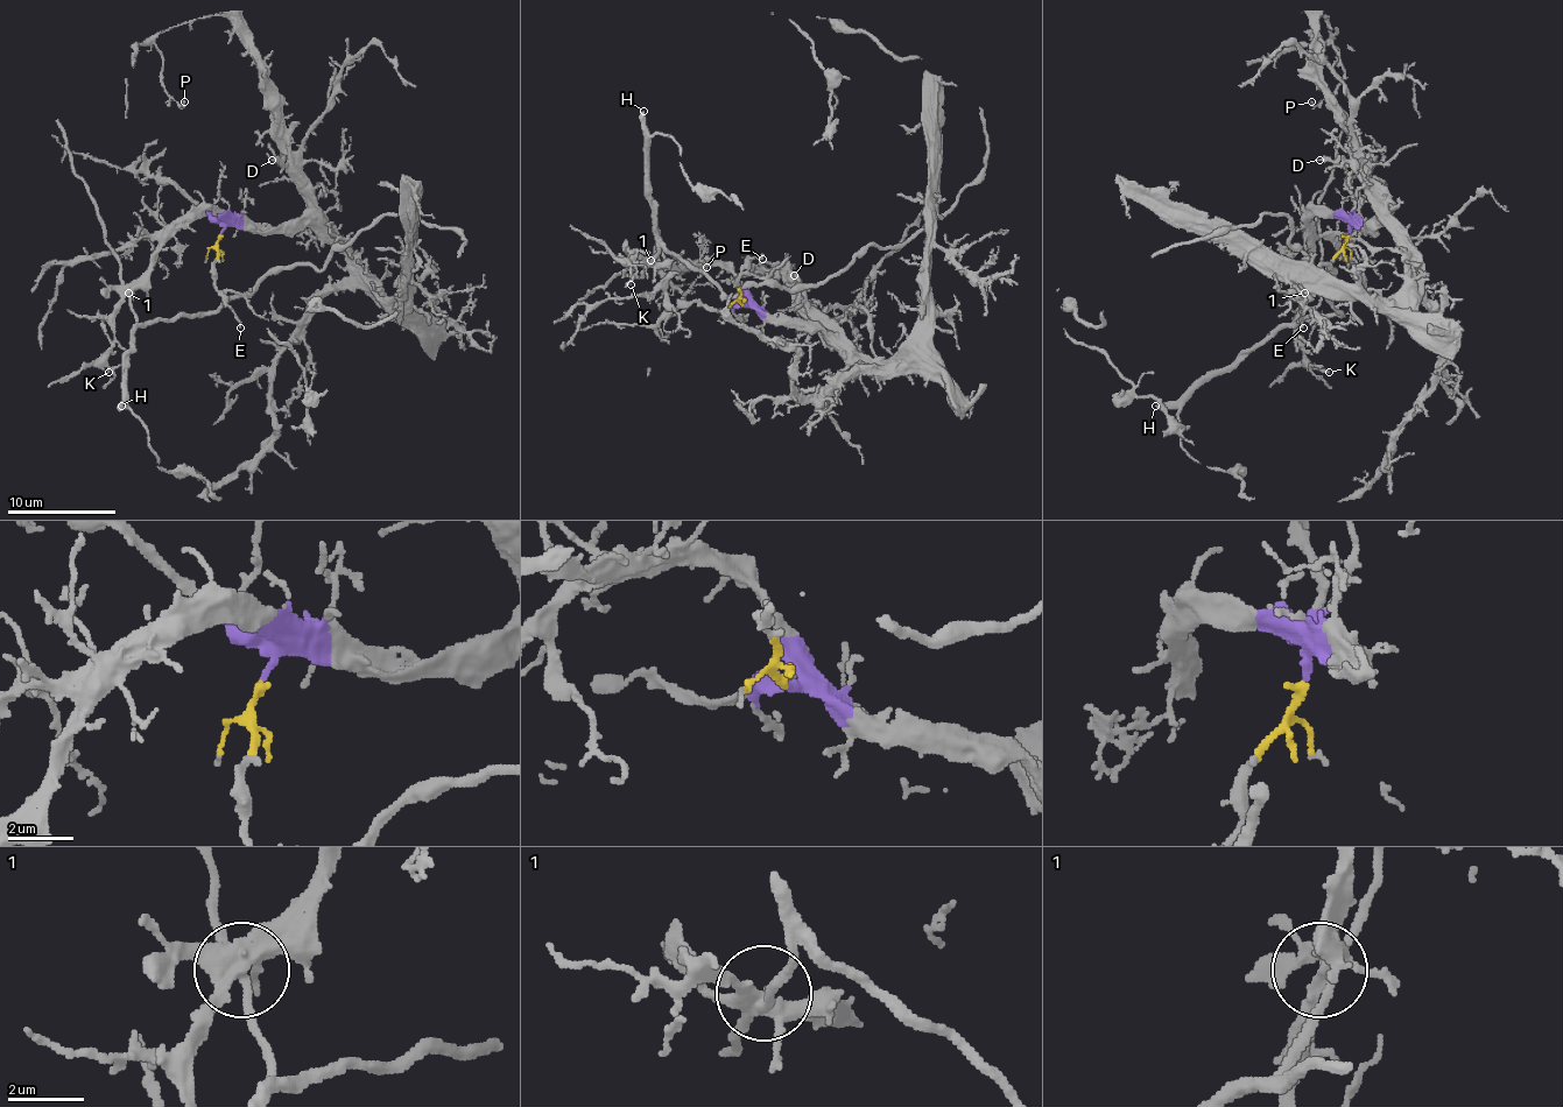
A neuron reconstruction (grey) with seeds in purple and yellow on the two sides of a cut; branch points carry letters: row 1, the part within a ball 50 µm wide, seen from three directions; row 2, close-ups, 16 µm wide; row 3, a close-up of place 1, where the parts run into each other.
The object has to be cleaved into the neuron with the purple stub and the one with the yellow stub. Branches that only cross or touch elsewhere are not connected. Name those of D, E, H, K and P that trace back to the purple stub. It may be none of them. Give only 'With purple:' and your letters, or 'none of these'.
With purple: D, K, P

